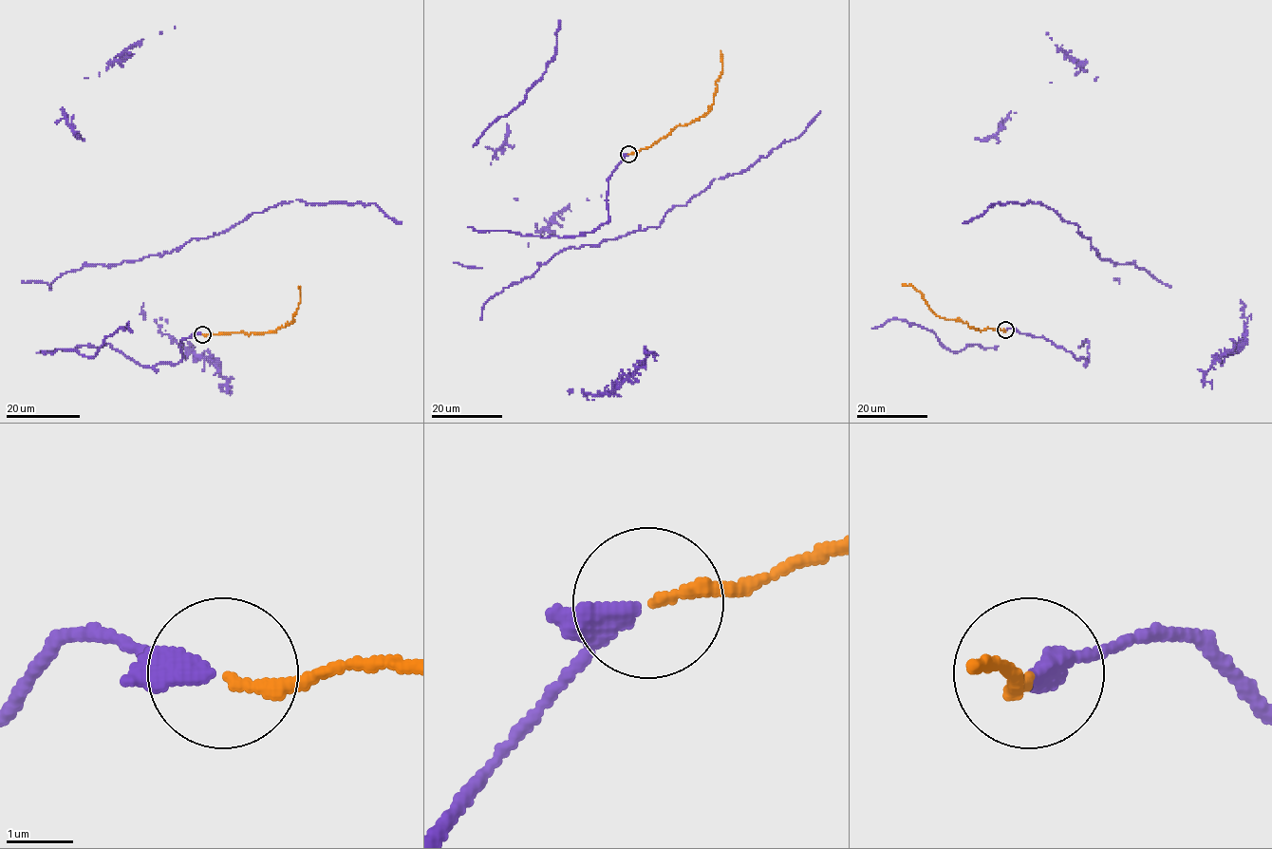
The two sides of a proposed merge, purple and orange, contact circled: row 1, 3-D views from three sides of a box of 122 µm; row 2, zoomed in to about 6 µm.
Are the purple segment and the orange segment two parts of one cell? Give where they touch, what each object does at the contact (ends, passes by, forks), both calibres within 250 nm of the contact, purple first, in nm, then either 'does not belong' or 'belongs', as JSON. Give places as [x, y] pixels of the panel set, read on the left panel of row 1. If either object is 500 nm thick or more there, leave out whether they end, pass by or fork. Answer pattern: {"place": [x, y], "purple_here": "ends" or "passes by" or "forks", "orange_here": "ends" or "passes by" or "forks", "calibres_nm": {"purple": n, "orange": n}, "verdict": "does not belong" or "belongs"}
{"place": [202, 334], "purple_here": "passes by", "orange_here": "ends", "calibres_nm": {"purple": 280, "orange": 170}, "verdict": "belongs"}

